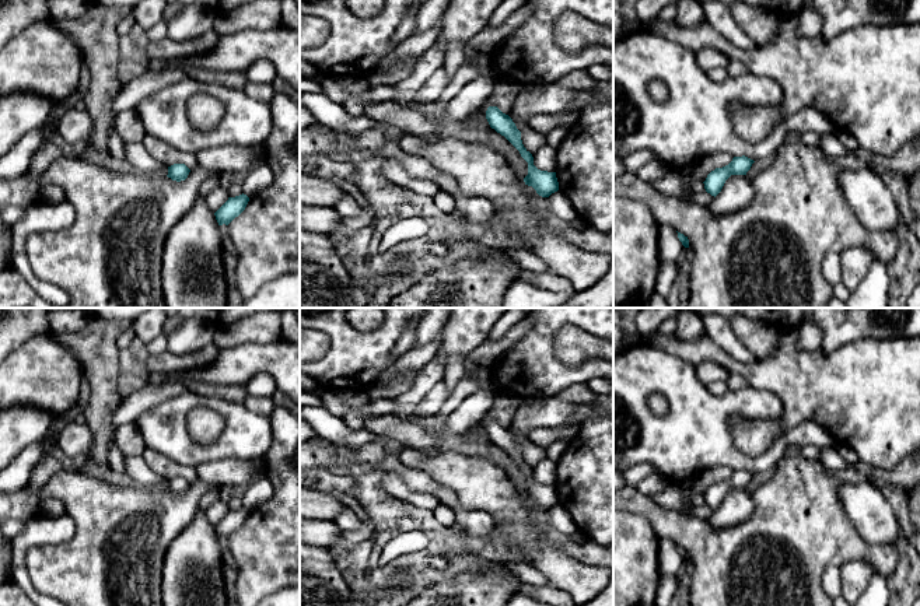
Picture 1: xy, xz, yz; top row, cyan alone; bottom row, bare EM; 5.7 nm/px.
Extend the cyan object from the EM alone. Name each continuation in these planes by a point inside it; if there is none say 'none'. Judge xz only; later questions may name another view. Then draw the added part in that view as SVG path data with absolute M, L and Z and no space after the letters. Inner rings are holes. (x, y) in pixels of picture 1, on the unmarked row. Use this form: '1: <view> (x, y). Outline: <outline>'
none

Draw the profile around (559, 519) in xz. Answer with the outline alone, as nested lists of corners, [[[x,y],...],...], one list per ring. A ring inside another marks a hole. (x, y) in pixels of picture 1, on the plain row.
[[[557,504],[548,511],[548,523],[545,526],[546,530],[557,530],[563,535],[573,535],[578,532],[578,526],[574,519],[569,514],[569,511]]]

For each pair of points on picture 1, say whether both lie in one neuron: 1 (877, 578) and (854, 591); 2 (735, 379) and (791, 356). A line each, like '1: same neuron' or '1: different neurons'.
1: different neurons
2: different neurons

